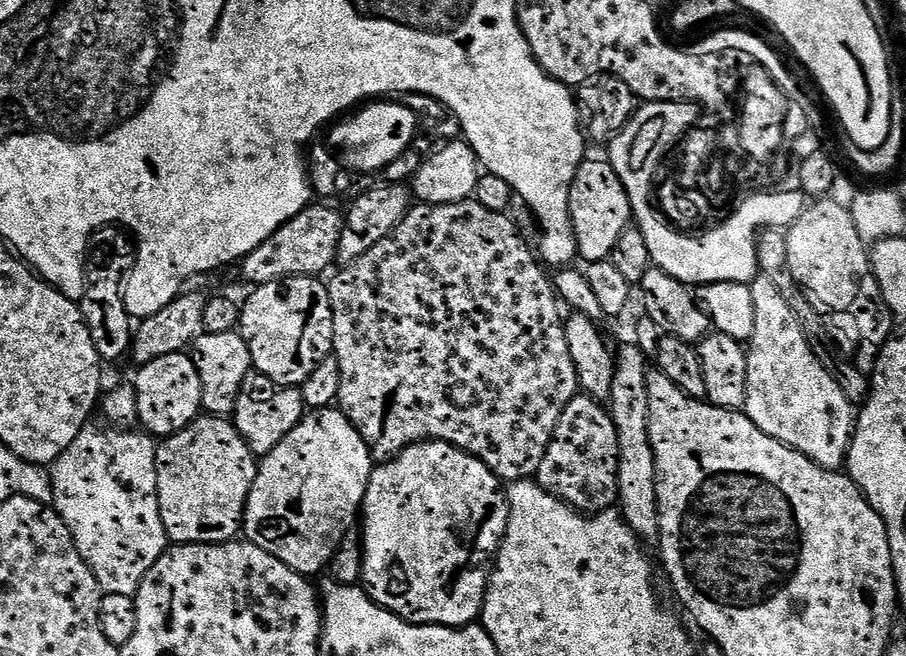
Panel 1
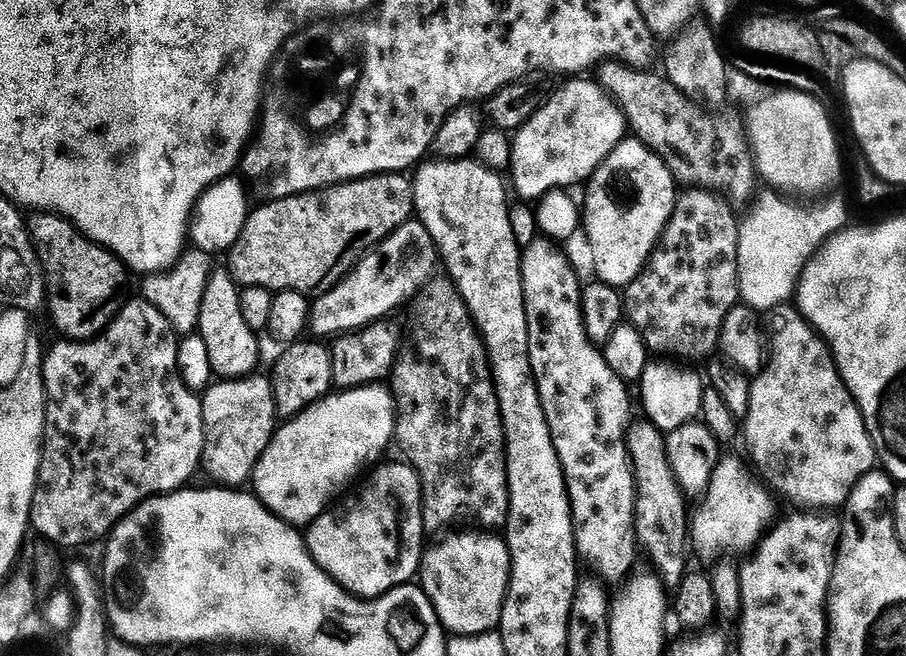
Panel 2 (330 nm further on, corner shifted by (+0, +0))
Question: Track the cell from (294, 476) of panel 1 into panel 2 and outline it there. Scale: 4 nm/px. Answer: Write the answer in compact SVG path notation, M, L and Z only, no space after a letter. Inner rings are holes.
M384 386L340 390L325 396L317 404L311 404L305 412L299 412L277 427L270 446L256 463L250 481L251 487L256 487L254 489L256 499L287 524L293 526L311 524L326 511L330 502L341 495L339 492L367 464L375 465L381 459L379 456L387 450L388 443L390 445L393 443L396 434L396 413L396 397Z

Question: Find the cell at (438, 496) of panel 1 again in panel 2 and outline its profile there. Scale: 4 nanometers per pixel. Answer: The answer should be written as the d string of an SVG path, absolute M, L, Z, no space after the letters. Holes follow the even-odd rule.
M480 530L477 536L452 536L449 540L441 542L437 548L429 547L424 553L424 561L420 564L420 571L418 573L419 587L423 588L424 592L428 596L428 601L434 606L437 617L439 618L441 625L449 633L455 634L457 637L461 636L478 636L484 633L493 631L500 623L500 615L502 614L502 606L504 605L504 599L508 593L508 583L512 577L512 559L508 553L508 541L507 539L500 538L498 540L497 535L489 534L487 531Z

